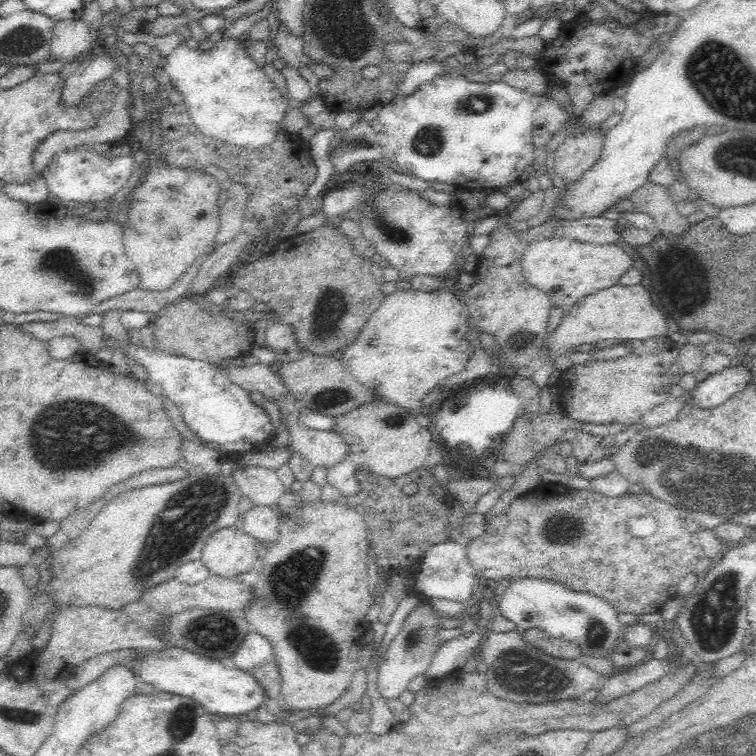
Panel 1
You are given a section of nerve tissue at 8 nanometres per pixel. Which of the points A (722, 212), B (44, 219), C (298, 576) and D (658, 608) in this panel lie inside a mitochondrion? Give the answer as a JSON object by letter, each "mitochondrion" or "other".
{"A":"other","B":"other","C":"mitochondrion","D":"other"}

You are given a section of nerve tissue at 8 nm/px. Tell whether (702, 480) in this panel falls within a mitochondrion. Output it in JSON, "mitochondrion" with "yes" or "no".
{"mitochondrion":"yes"}

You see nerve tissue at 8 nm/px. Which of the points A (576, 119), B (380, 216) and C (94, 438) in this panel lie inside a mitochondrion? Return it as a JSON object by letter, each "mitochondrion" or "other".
{"A":"other","B":"mitochondrion","C":"mitochondrion"}

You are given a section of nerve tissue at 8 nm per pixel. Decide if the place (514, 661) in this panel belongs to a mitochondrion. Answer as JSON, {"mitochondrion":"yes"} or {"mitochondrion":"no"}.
{"mitochondrion":"yes"}

